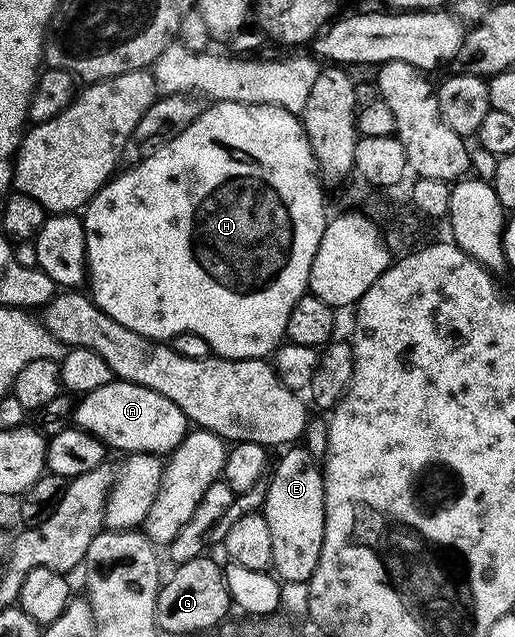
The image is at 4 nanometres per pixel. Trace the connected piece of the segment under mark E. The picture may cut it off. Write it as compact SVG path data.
M292 446L285 452L288 453L281 458L273 474L270 474L270 490L266 494L262 515L266 518L266 526L270 526L271 567L274 569L275 575L284 582L302 583L307 582L312 577L318 566L318 558L322 554L324 473L321 465L308 453L304 446Z

